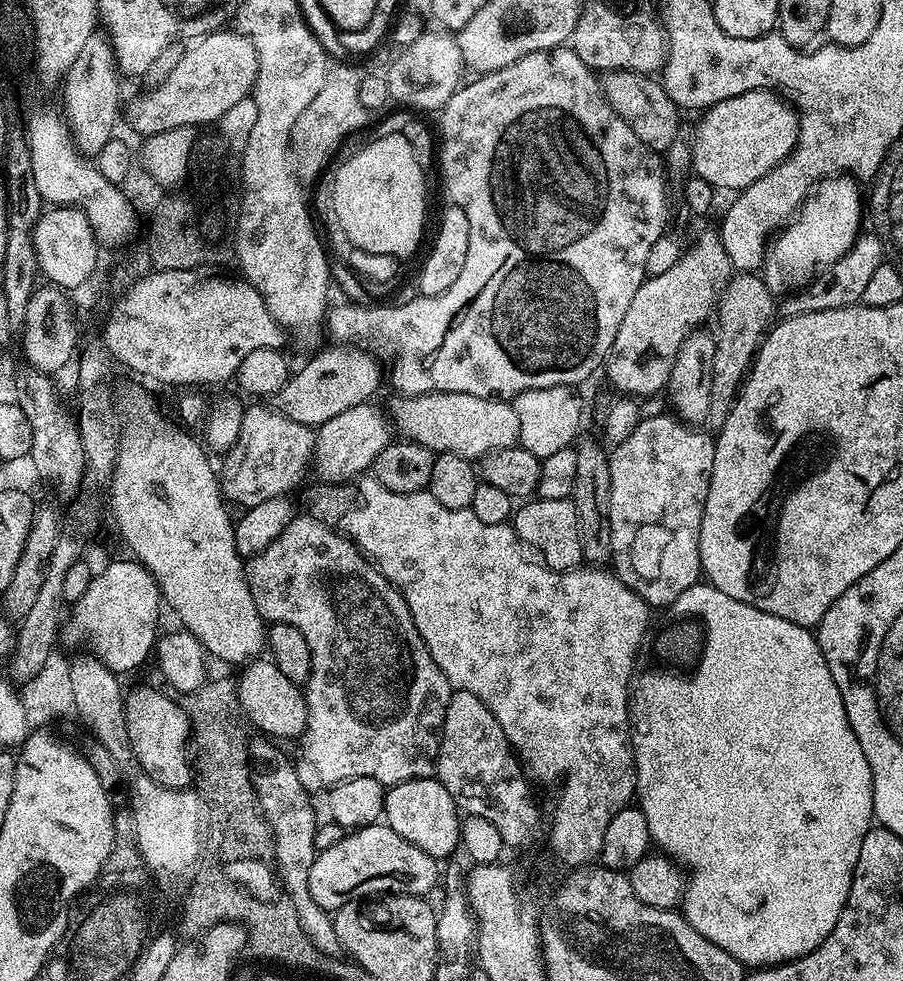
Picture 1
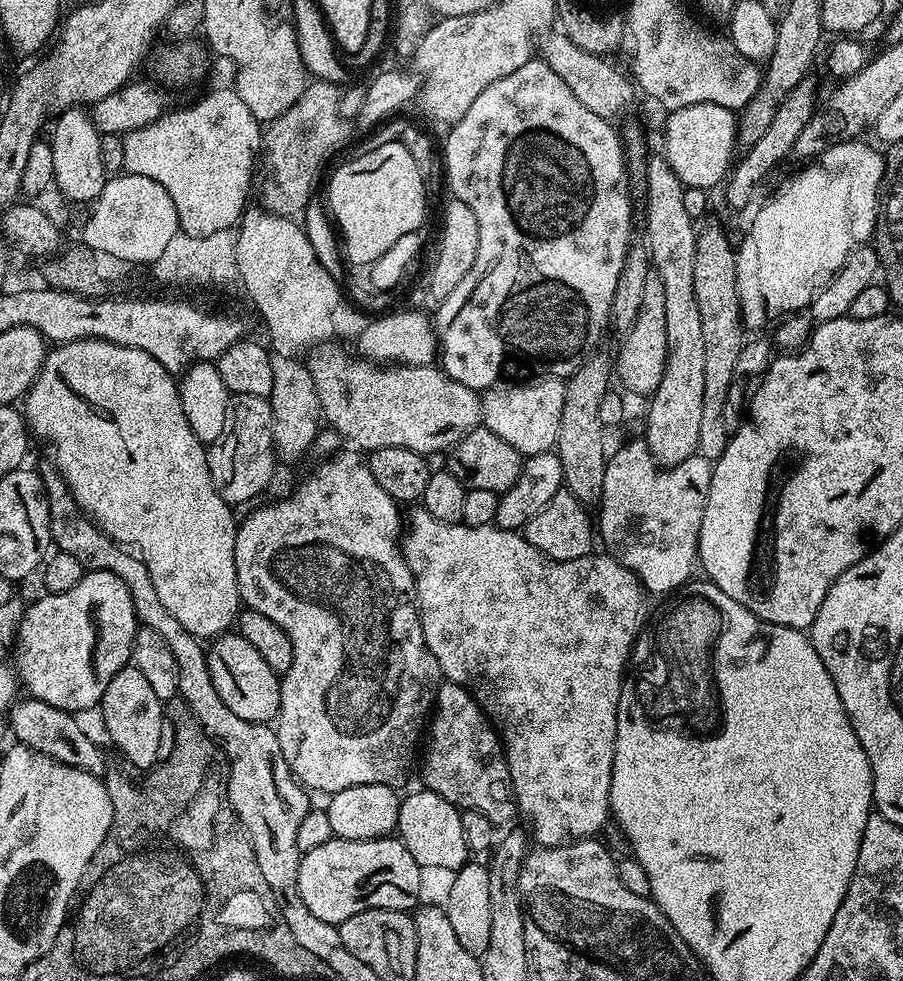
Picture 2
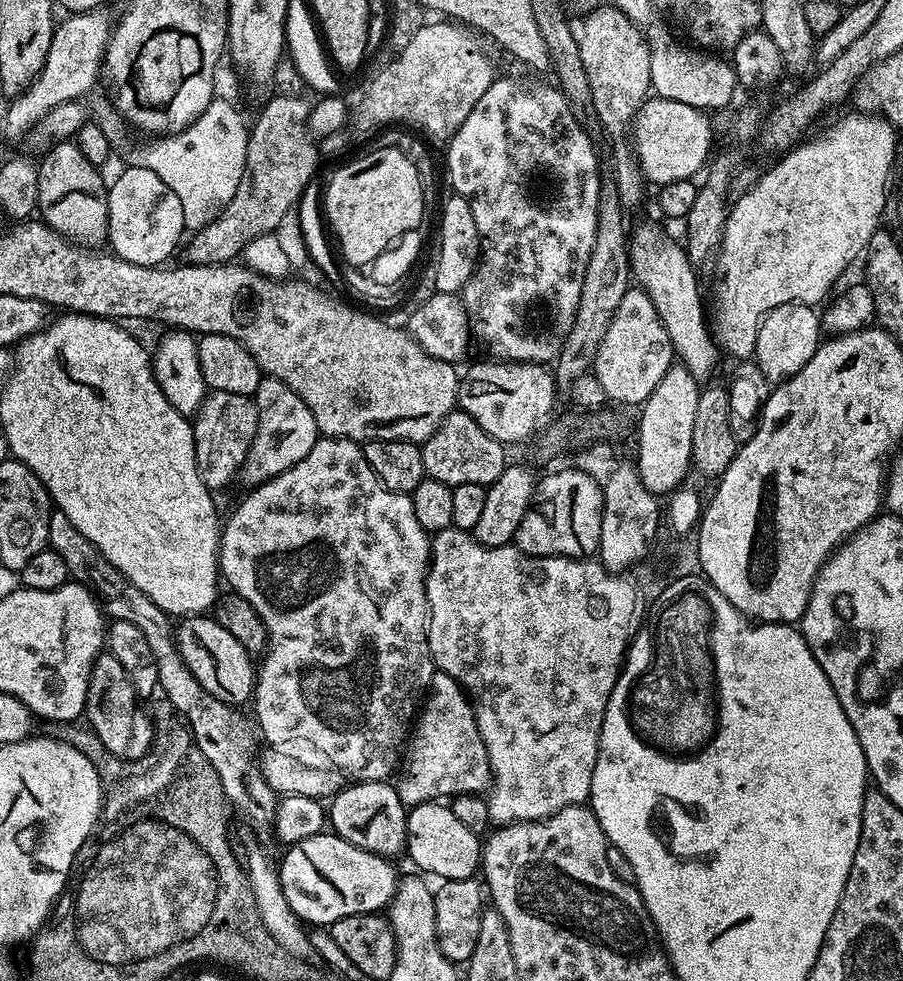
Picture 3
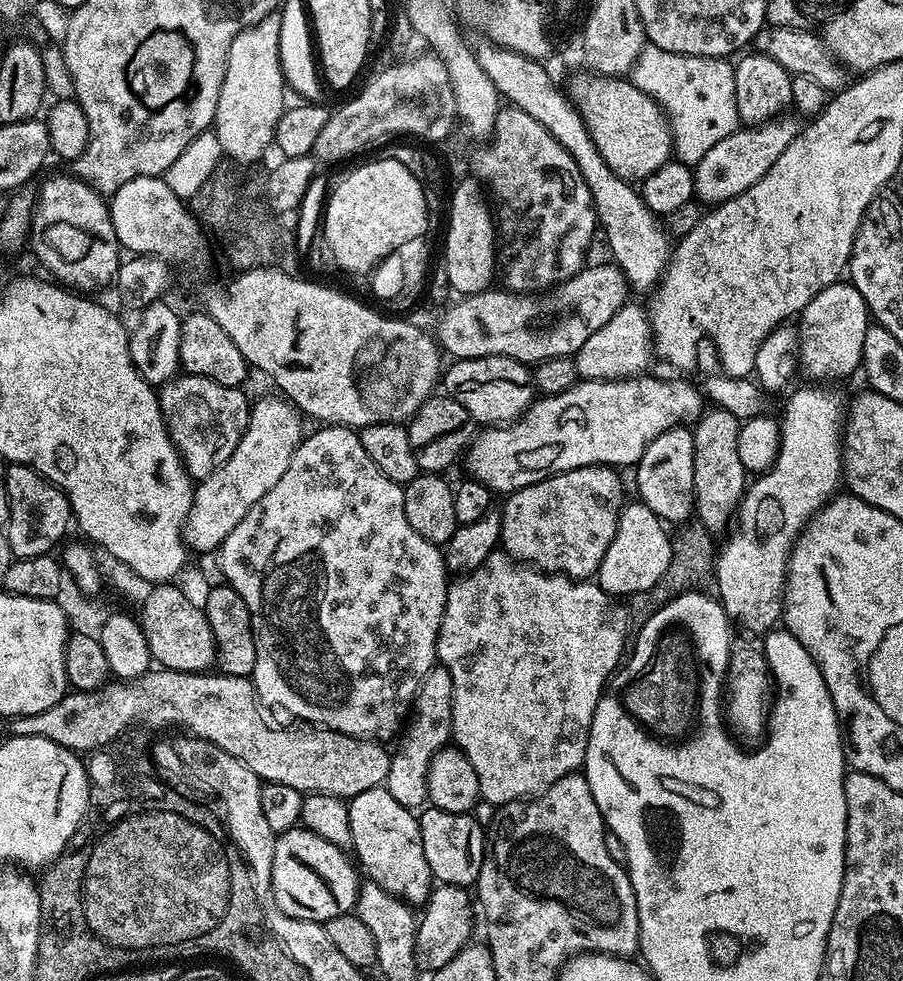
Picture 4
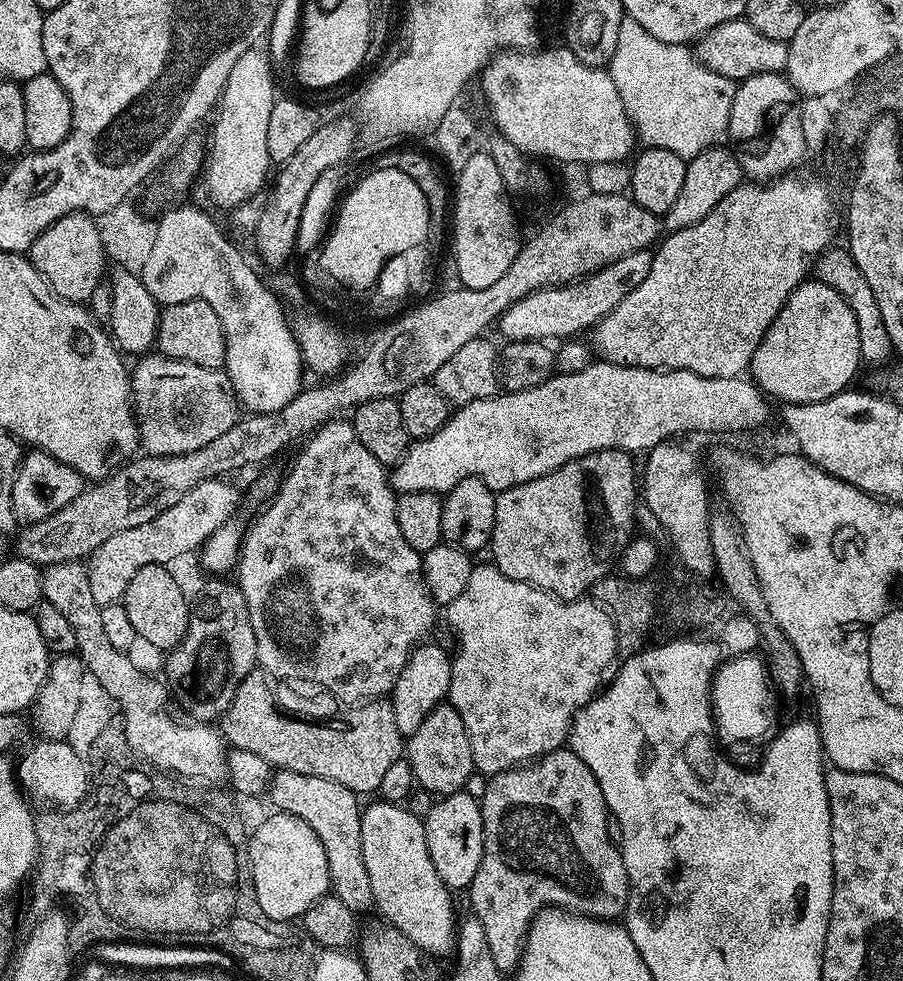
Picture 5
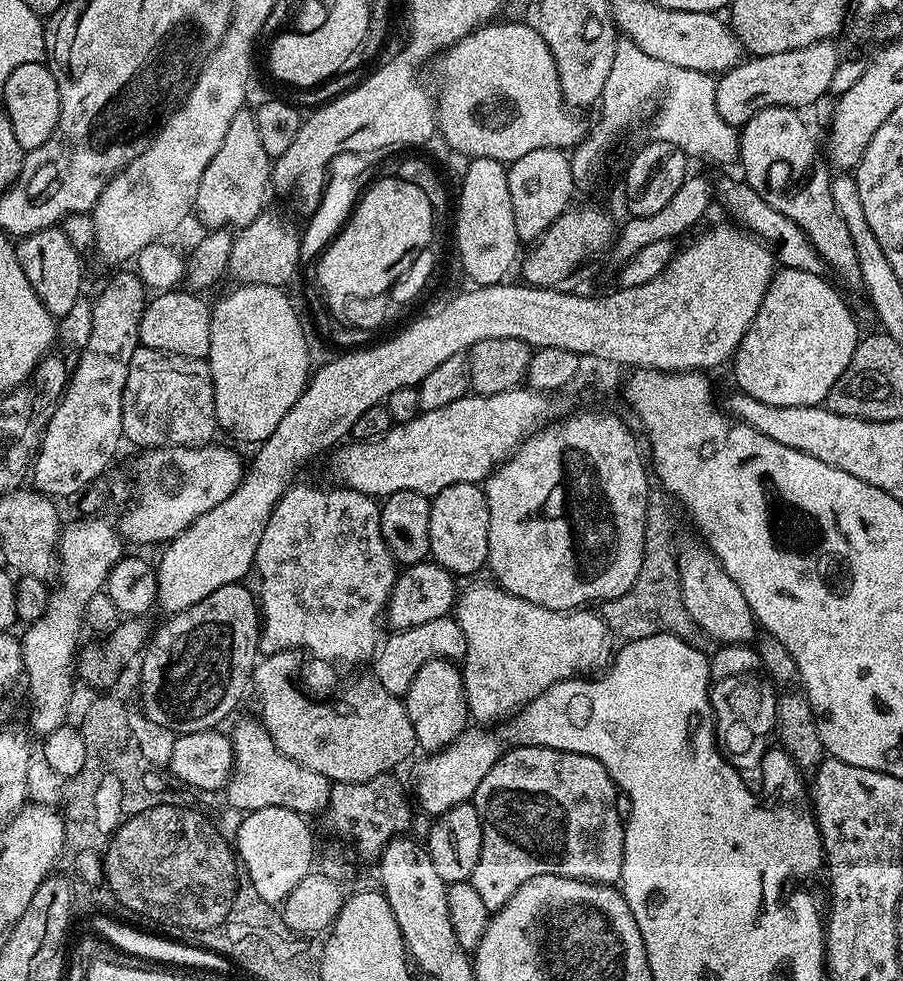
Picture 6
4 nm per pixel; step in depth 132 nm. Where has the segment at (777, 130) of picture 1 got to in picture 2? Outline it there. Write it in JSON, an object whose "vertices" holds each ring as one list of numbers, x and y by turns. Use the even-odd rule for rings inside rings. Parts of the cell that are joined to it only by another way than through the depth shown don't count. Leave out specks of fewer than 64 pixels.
{"vertices":[[695,104,669,111,667,116,668,133,665,134,664,140,668,143,666,159,672,173,677,176,685,188,712,190,715,184,723,185,734,164,732,155,735,154,736,148,738,149,736,138,737,113,727,104]]}

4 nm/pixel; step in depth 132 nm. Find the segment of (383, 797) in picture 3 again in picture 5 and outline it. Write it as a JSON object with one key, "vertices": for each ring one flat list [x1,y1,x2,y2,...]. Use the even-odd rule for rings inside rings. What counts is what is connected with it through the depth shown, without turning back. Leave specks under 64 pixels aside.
{"vertices":[[379,802,363,809,362,822,362,862,366,862,366,874,370,874,370,894,375,911,385,916,391,927,397,928,421,953,432,956,453,955,457,946,456,912,452,909,453,893,438,878,434,862,430,862,430,850,426,846,426,830,423,819,416,817,408,807,400,804]]}

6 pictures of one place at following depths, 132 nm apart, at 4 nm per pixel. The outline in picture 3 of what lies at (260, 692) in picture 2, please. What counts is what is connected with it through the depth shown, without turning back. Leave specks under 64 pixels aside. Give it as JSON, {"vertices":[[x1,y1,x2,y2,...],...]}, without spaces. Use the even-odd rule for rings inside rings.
{"vertices":[[208,614,185,616,175,625,174,633,182,662,213,698,233,706,253,699,258,679,253,657,216,619]]}

